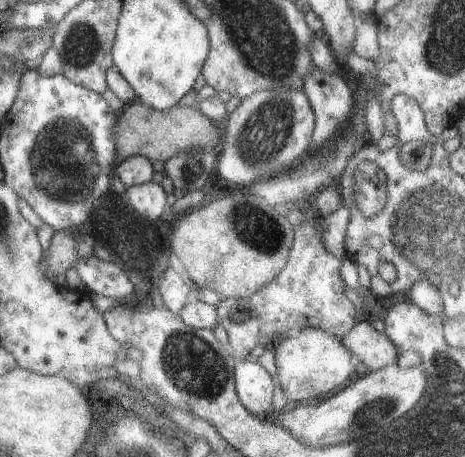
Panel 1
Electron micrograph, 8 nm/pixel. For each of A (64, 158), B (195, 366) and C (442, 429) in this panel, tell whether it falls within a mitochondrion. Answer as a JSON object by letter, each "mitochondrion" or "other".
{"A":"mitochondrion","B":"mitochondrion","C":"mitochondrion"}

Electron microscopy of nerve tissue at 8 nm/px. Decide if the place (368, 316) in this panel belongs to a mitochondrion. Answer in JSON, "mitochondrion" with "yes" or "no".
{"mitochondrion":"no"}

